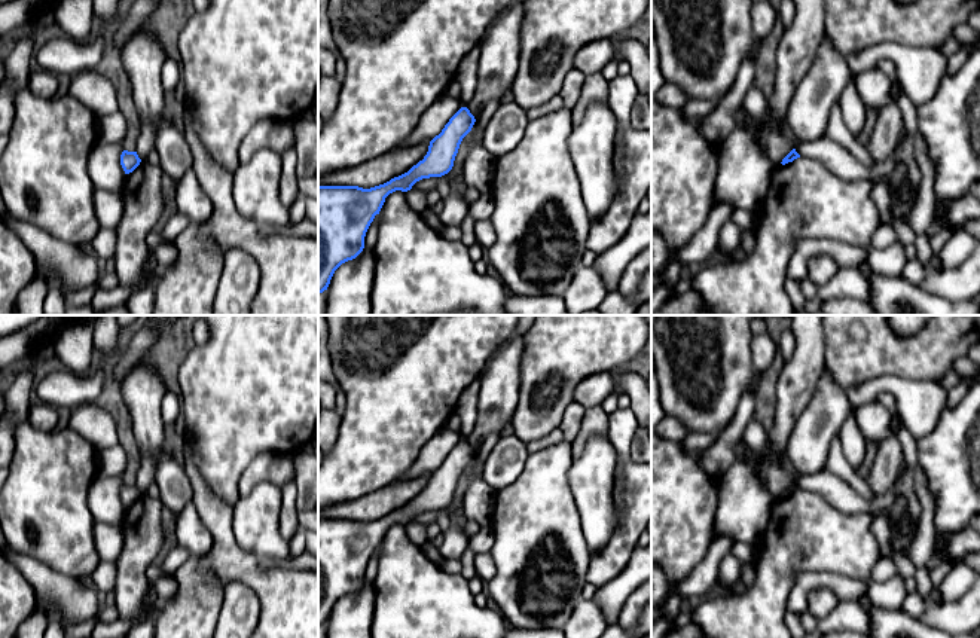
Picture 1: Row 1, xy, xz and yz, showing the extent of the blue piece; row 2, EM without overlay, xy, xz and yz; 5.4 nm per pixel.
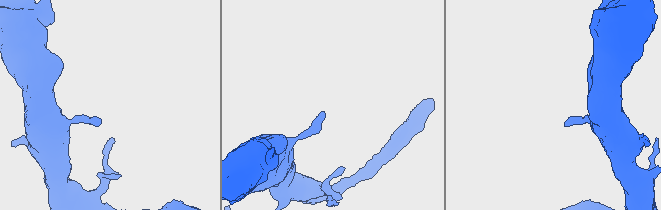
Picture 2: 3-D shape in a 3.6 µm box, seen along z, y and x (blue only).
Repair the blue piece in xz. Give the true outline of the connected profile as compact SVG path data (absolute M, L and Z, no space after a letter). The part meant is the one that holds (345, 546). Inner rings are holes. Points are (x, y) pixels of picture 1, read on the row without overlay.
M461 440L430 474L424 492L384 518L370 522L318 519L318 628L327 623L342 596L363 584L366 565L390 526L407 525L416 515L452 503L460 477L474 455L470 443Z

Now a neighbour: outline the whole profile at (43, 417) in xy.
M37 403L30 406L27 421L40 431L52 431L57 428L59 419L58 409L48 403Z

